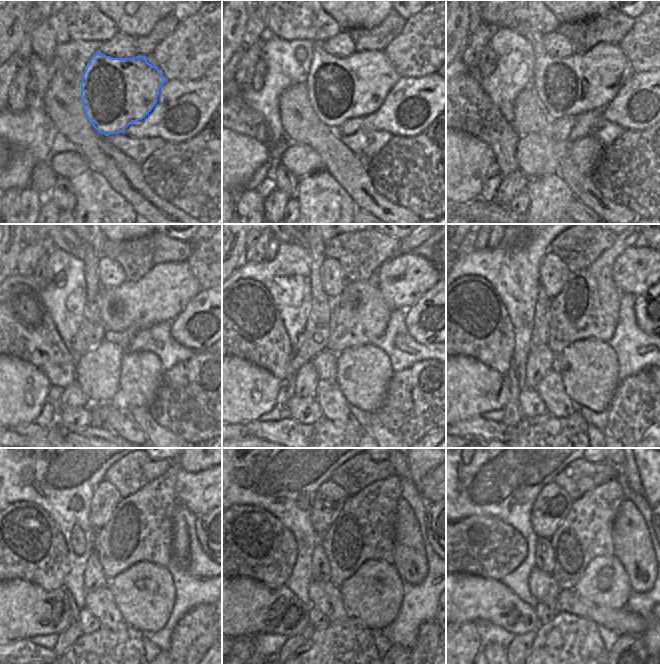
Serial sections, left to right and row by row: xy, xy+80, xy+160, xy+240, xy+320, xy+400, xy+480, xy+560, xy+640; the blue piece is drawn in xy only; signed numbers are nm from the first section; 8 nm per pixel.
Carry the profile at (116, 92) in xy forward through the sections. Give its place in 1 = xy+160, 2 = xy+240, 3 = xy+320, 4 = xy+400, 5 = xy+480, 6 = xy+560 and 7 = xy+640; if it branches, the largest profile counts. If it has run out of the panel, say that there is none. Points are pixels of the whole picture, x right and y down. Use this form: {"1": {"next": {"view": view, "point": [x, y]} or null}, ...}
{"1": {"next": {"view": "xy+160", "point": [570, 86]}}, "2": {"next": {"view": "xy+240", "point": [164, 292]}}, "3": {"next": {"view": "xy+320", "point": [403, 279]}}, "4": {"next": {"view": "xy+400", "point": [638, 269]}}, "5": {"next": {"view": "xy+480", "point": [199, 492]}}, "6": {"next": {"view": "xy+560", "point": [425, 486]}}, "7": {"next": null}}

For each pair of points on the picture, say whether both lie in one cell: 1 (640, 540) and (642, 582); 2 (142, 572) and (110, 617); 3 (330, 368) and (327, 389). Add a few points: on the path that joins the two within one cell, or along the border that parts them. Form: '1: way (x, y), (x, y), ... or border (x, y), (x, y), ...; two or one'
1: way (635, 551), (634, 573); one
2: border (108, 586), (114, 602), (125, 621); two
3: border (319, 379), (334, 382); two

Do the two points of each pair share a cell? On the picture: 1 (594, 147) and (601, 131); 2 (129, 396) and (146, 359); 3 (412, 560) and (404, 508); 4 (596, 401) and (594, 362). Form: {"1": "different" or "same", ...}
{"1": "different", "2": "same", "3": "same", "4": "same"}

